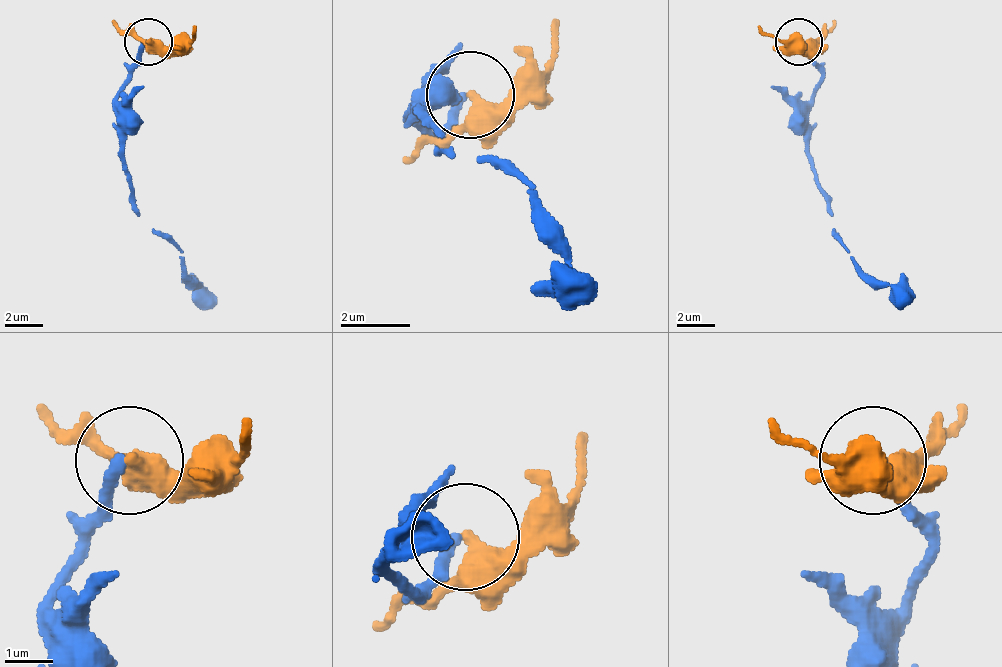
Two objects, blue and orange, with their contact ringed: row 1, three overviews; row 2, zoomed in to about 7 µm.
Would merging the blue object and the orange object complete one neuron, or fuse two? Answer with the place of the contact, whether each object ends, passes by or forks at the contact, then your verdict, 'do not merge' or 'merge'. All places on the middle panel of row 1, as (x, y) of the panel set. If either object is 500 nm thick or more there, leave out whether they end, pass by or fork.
at (470, 95); blue ends there; orange passes by; do not merge

